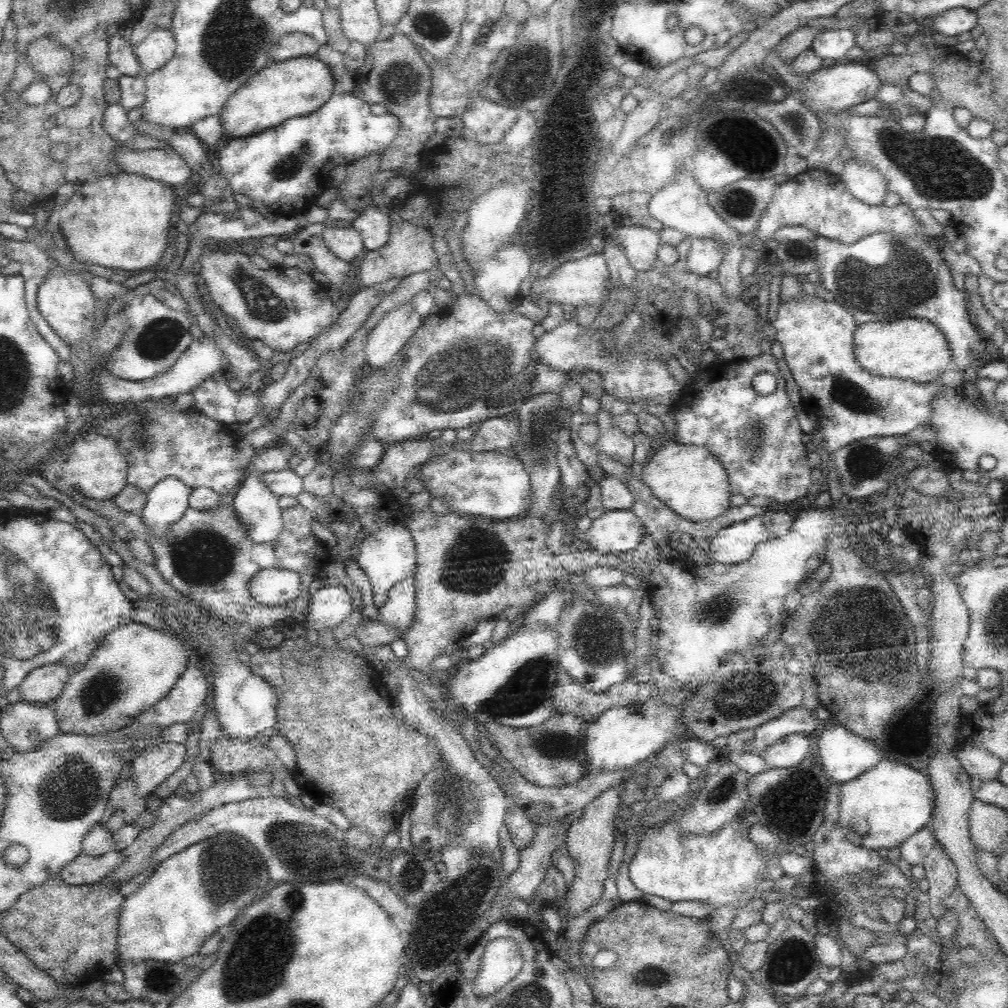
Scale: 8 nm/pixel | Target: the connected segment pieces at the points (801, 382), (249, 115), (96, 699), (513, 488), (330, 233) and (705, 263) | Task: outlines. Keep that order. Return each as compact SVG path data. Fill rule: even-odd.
M804 294L792 300L781 302L778 312L772 316L771 324L776 329L772 338L782 345L784 359L790 367L792 376L799 386L799 392L806 400L806 413L817 419L817 428L821 430L822 442L826 452L833 454L854 441L873 436L895 436L904 438L911 430L920 425L929 425L932 416L932 404L938 396L938 384L918 383L902 378L878 377L862 369L857 363L853 349L853 336L856 322L844 306L838 302Z
M290 58L285 61L270 61L266 68L259 70L246 84L234 90L220 110L222 129L232 136L252 136L263 130L274 128L285 120L306 116L318 110L330 98L334 88L331 67L318 59Z
M131 621L111 630L83 664L82 670L70 674L68 665L39 666L26 675L18 689L24 702L40 706L47 704L54 710L60 732L92 736L118 731L133 724L140 714L166 697L190 661L188 645L184 643L184 638L180 639L177 635Z
M453 450L440 456L432 455L417 468L415 473L418 478L422 479L424 489L428 490L432 497L443 498L451 512L499 520L513 519L529 514L531 480L525 467L520 464L520 460L512 454L512 452L503 451L471 453L470 451Z
M331 223L323 233L323 240L334 256L351 264L366 253L361 235L352 226L340 228Z
M689 238L689 240L692 247L688 253L687 271L705 276L721 266L728 250L726 244L714 238Z

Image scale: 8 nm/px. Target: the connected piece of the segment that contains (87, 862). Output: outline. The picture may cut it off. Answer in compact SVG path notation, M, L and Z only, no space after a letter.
M114 851L98 857L81 853L60 869L58 877L71 885L91 885L103 881L112 873L112 870L118 866L120 858L121 854Z

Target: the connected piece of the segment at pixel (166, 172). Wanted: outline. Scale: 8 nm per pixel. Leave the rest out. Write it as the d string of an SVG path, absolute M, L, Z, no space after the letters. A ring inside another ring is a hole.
M171 147L166 150L122 149L115 154L115 161L130 174L151 178L173 188L176 184L184 184L192 174L181 154Z

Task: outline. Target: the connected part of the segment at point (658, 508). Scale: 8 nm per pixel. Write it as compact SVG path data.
M632 470L626 474L626 486L632 493L632 511L642 522L642 525L644 525L645 532L650 534L652 540L654 540L657 545L662 543L672 544L674 540L680 539L681 534L690 534L694 540L706 541L713 538L718 530L722 530L722 528L726 528L726 526L732 525L734 522L740 522L740 520L750 520L750 518L762 516L764 510L766 510L766 508L745 503L741 506L730 506L728 511L725 511L713 520L691 522L674 513L674 510L671 510L669 506L666 506L659 498L656 498L641 477L635 476Z

